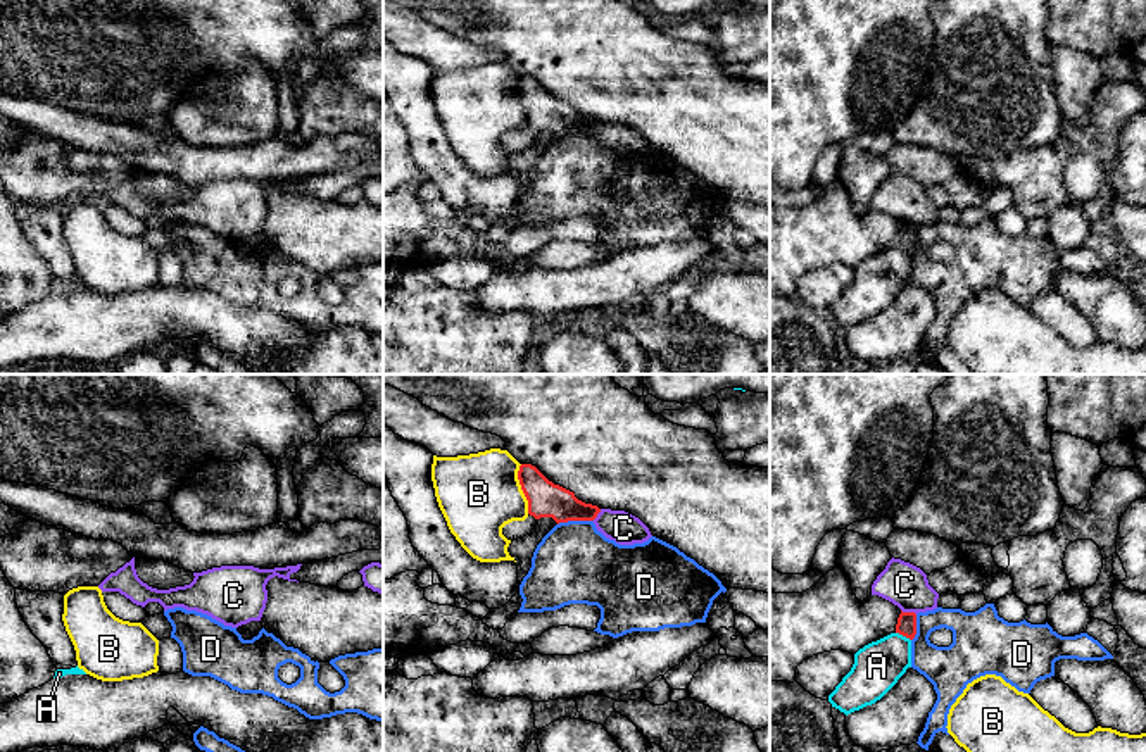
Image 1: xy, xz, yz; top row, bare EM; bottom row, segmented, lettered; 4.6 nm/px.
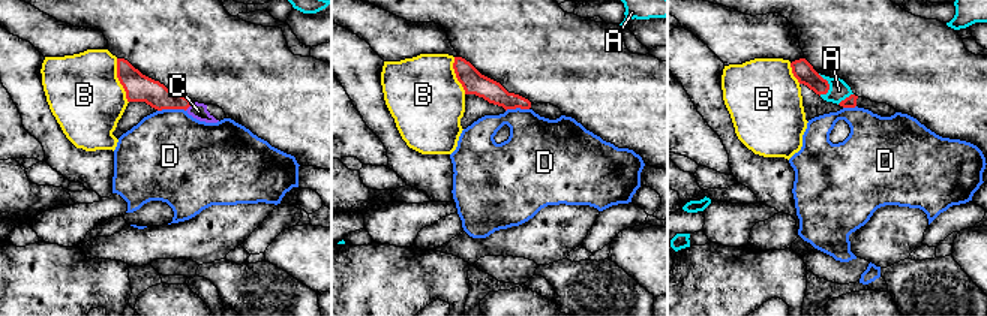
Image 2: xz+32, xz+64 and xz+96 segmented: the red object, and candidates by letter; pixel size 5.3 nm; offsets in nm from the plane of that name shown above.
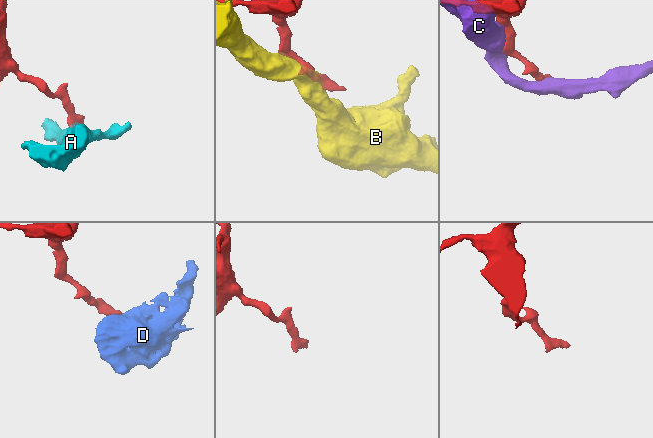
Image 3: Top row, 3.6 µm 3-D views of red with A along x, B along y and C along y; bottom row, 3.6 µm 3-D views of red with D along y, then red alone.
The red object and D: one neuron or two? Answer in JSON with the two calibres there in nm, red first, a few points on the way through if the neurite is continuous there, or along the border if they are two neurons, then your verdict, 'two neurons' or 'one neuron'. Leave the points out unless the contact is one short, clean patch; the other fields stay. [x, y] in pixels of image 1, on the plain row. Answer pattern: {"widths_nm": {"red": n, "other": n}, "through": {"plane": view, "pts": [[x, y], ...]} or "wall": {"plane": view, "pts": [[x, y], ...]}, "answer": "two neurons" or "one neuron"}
{"widths_nm": {"red": 160, "other": 360}, "wall": {"plane": "xz", "pts": [[592, 133], [568, 133], [558, 138]]}, "answer": "two neurons"}

